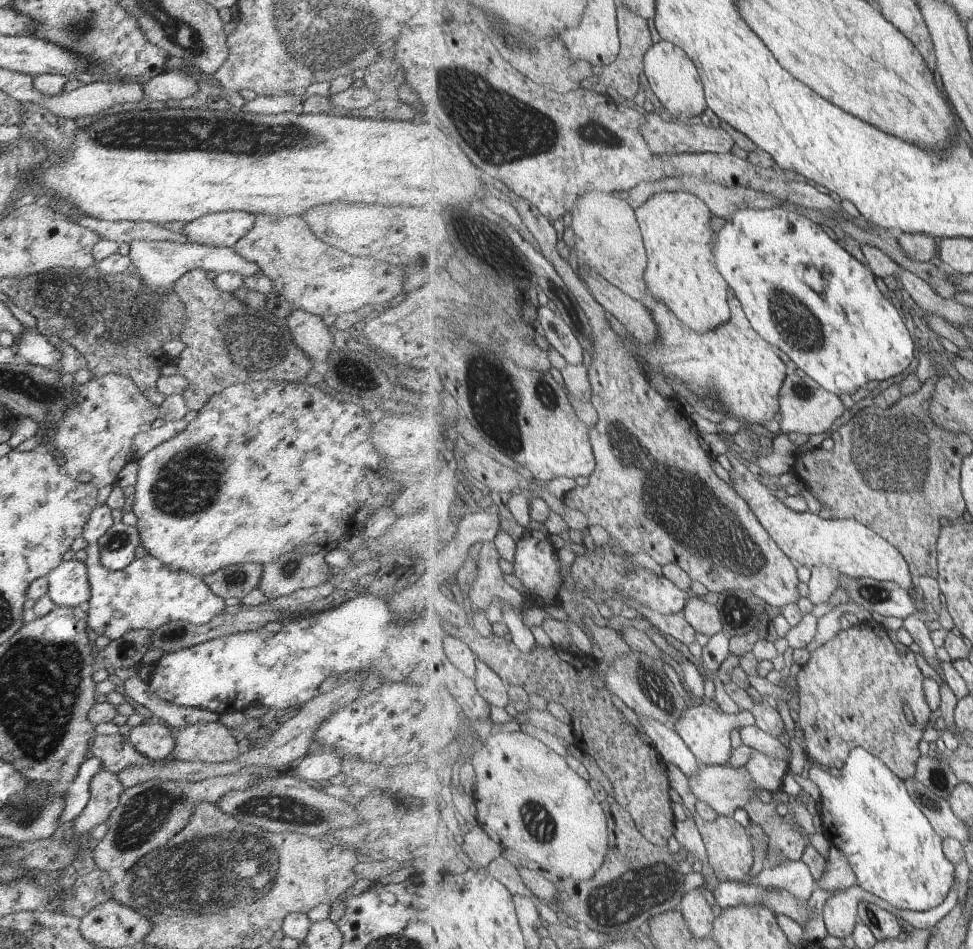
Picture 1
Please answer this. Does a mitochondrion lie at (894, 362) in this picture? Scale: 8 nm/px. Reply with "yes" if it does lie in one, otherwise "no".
no

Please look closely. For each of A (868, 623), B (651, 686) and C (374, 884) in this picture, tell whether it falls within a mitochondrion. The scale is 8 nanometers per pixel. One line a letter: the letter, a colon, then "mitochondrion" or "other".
A: other
B: mitochondrion
C: other

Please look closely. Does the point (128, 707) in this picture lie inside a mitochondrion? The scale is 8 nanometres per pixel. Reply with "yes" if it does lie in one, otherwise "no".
no

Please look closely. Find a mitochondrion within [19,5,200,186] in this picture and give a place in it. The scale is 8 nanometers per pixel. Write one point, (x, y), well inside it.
(75, 33)

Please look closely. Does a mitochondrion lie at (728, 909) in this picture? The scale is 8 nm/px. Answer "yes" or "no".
no

